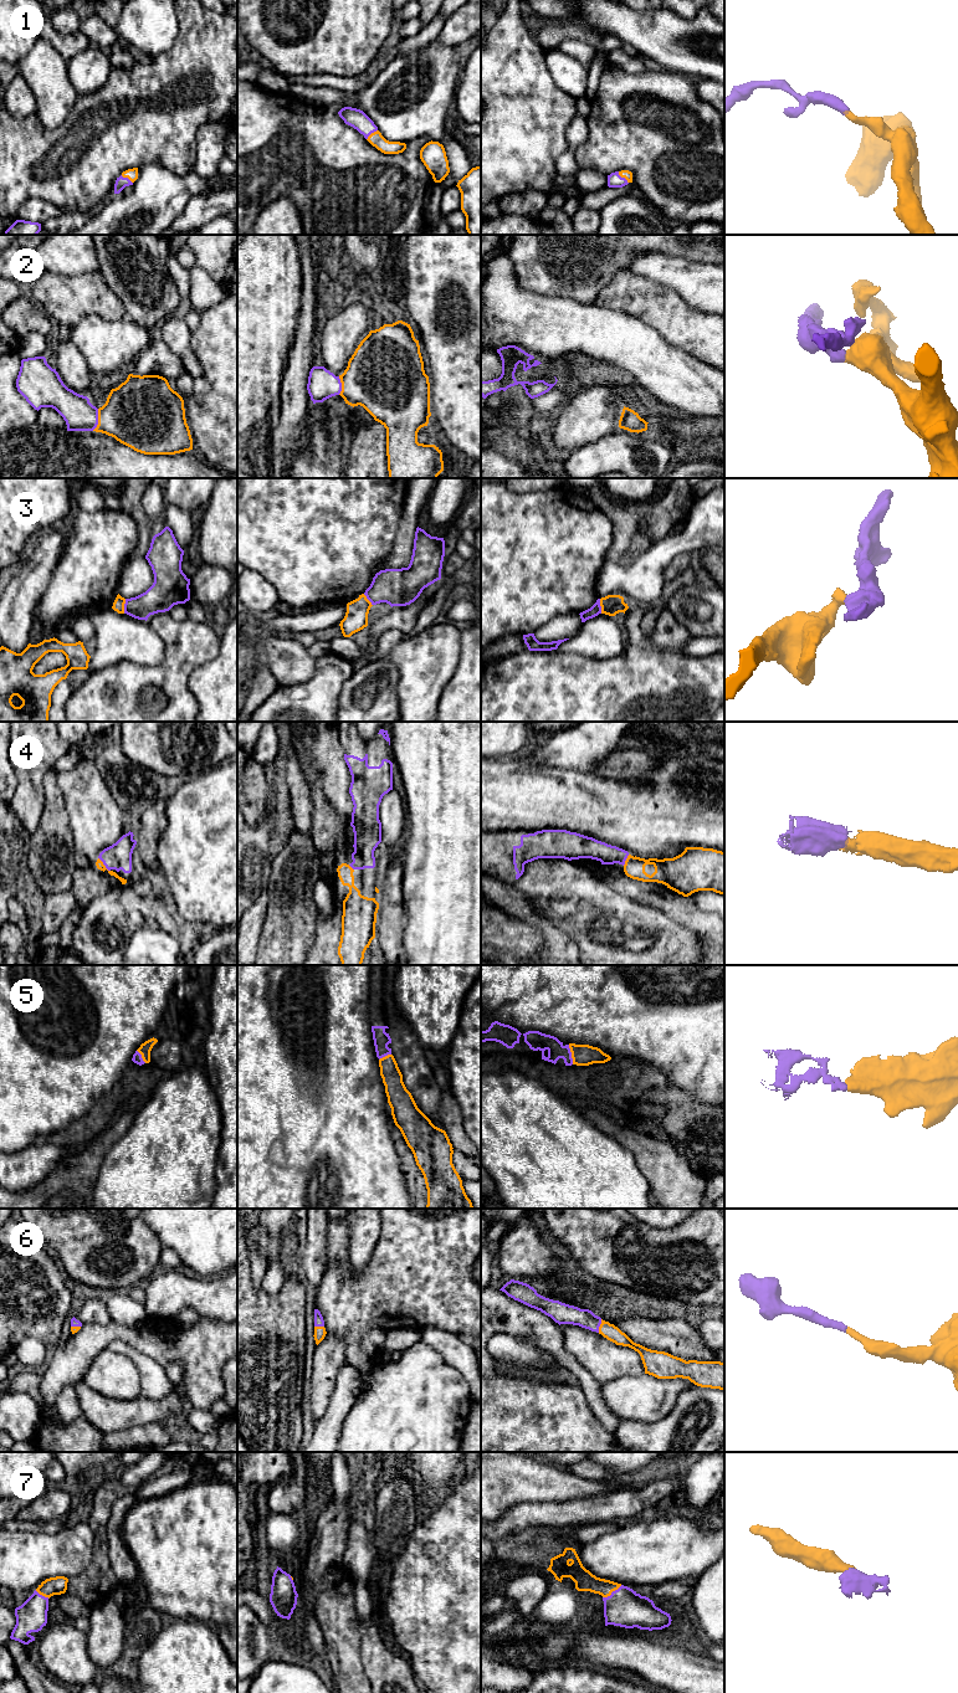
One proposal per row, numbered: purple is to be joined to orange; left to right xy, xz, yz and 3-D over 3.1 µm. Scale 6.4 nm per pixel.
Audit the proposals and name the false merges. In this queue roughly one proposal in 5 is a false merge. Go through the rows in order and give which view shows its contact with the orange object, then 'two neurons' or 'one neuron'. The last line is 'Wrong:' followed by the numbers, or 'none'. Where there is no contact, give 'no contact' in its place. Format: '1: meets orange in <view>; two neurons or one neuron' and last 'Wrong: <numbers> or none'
1: meets orange in yz; one neuron
2: meets orange in xy; one neuron
3: meets orange in xy; two neurons
4: meets orange in xy; one neuron
5: meets orange in yz; one neuron
6: meets orange in yz; one neuron
7: meets orange in yz; one neuron
Wrong: 3

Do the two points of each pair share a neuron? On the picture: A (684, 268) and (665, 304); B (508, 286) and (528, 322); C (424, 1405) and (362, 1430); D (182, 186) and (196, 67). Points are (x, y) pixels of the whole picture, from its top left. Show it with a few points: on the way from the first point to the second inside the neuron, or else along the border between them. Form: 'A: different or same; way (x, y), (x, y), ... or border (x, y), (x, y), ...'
A: different; border (646, 277), (671, 287), (688, 304), (696, 307)
B: same; way (508, 295), (508, 302), (520, 313)
C: same; way (409, 1419), (398, 1430), (377, 1430)
D: different; border (155, 164), (179, 174), (193, 170)

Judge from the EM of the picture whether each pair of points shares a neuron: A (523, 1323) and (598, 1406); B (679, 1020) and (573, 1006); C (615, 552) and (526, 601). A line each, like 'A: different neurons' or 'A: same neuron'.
A: same neuron
B: same neuron
C: different neurons

